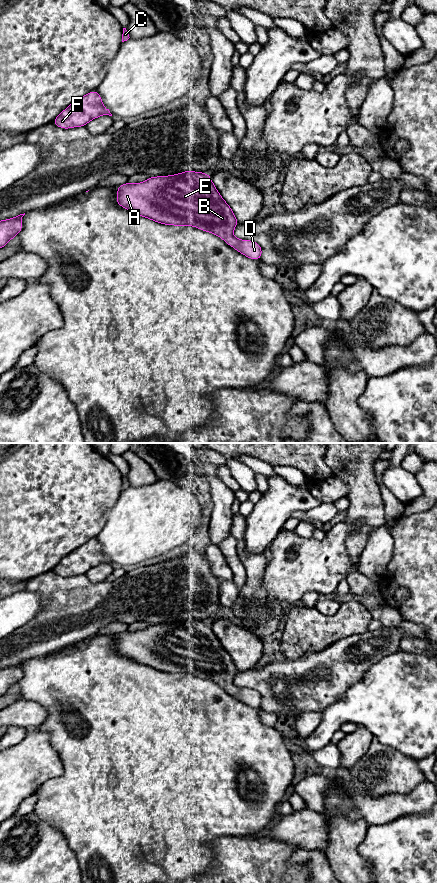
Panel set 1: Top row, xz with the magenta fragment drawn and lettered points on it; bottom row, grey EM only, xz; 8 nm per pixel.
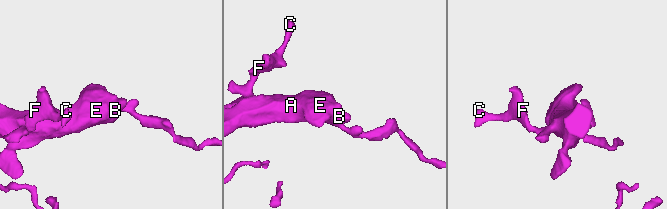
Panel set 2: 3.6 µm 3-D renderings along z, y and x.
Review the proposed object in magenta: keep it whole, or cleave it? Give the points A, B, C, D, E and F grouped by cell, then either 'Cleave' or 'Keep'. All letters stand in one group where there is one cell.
Groups: A B C D E F. Keep

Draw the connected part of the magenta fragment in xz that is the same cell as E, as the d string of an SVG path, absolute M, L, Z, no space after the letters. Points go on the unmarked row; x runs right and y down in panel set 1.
M184 619L169 624L149 625L146 629L117 634L116 650L133 661L164 673L194 674L222 686L229 694L246 705L260 708L261 694L250 688L233 685L233 678L239 672L232 657L214 634L210 622Z

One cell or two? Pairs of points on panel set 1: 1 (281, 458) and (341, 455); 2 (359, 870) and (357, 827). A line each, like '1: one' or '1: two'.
1: two
2: one

